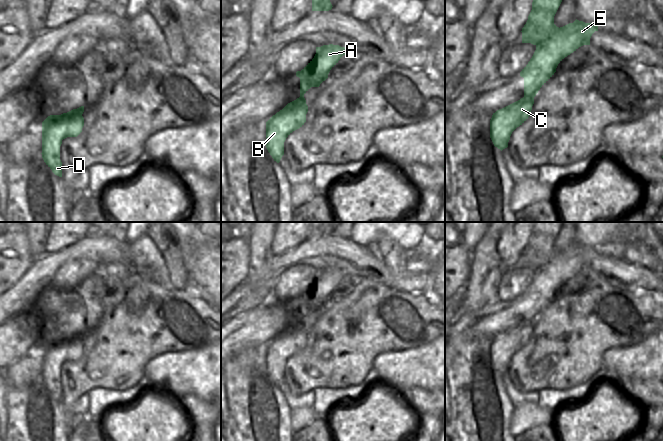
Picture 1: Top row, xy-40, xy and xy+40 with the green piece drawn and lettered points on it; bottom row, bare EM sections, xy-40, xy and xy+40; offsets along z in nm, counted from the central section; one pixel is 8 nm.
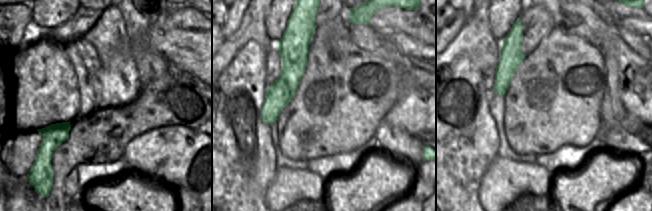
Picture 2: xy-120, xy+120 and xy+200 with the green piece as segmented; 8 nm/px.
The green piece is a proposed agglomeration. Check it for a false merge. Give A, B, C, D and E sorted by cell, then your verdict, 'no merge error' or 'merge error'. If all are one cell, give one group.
A E / B C D | merge error

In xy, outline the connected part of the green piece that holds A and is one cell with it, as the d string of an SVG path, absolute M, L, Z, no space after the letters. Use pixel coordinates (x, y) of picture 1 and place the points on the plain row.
M333 268L316 271L314 282L301 295L296 296L300 302L300 321L304 321L311 311L319 311L340 282L350 276L345 271Z

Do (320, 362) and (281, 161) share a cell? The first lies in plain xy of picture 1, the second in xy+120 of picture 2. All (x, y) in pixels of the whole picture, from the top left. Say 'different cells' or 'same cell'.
different cells

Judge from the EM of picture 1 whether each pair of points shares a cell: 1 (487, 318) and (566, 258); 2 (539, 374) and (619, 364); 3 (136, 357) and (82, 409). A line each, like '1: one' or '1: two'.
1: one
2: two
3: two

